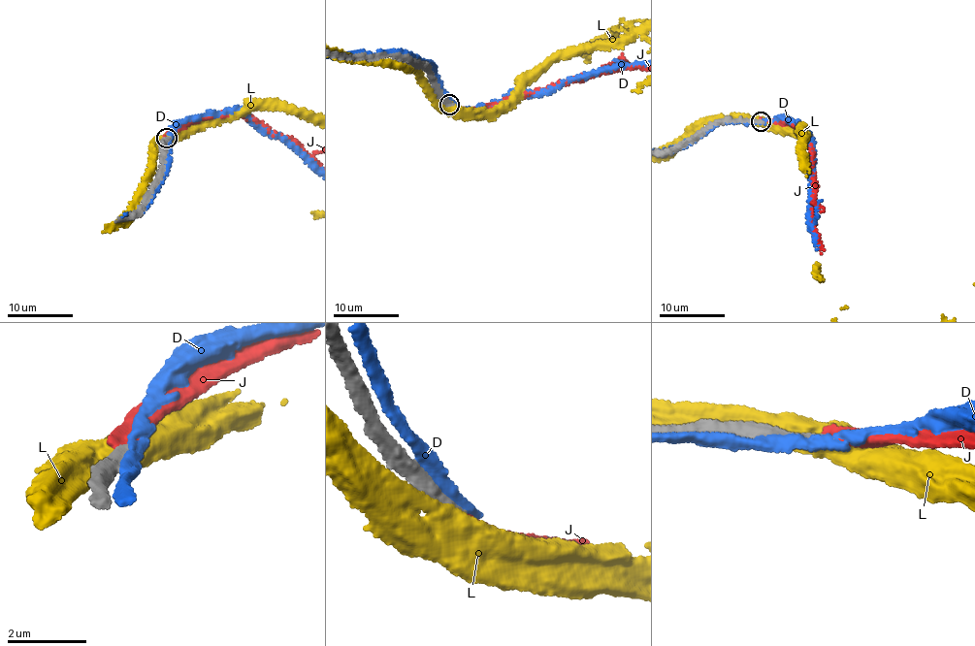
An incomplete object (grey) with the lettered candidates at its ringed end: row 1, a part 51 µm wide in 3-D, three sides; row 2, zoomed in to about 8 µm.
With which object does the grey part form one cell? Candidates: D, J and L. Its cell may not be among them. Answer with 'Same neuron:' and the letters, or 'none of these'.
Same neuron: J

